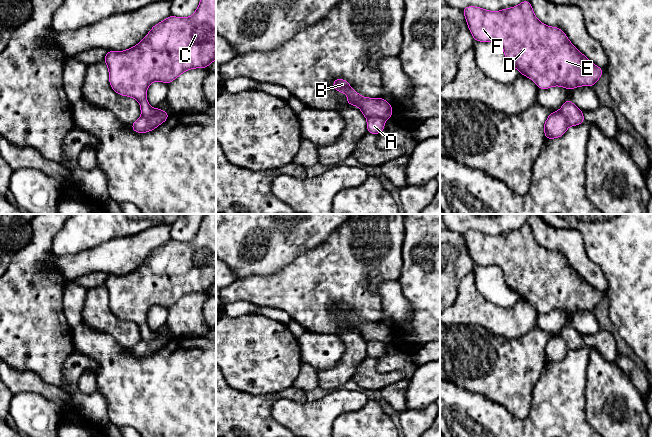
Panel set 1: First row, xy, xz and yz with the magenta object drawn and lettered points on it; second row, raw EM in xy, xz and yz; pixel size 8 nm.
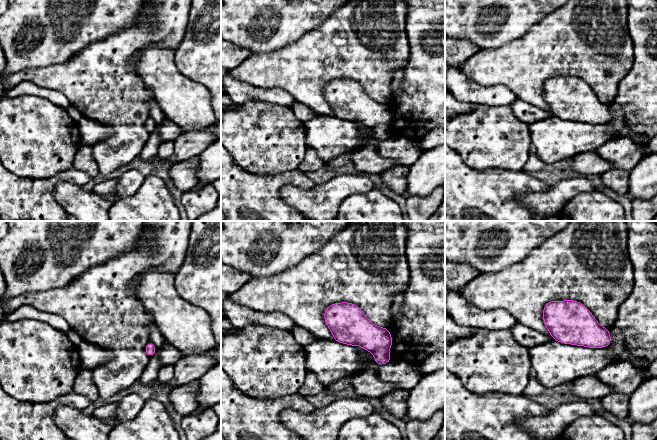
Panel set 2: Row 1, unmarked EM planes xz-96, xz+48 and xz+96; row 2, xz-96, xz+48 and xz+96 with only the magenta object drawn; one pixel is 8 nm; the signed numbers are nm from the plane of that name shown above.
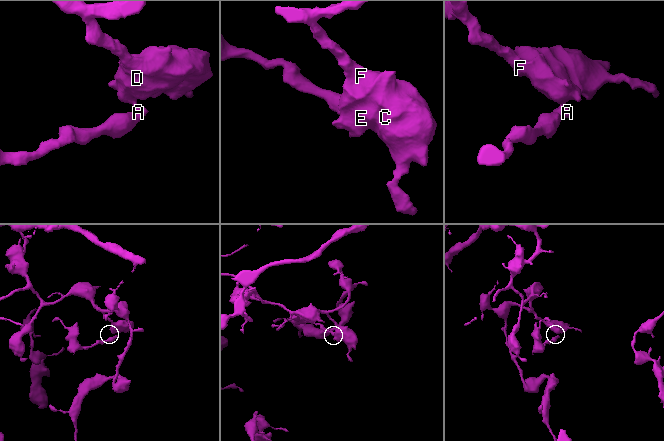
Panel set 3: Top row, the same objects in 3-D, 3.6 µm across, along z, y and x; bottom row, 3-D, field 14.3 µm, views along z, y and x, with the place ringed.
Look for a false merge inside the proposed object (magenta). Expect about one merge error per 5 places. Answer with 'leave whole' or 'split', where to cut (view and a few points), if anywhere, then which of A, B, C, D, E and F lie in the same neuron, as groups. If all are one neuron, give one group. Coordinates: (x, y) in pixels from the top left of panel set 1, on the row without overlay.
split; cut in xz along (367, 341), (380, 340), (385, 343); A C D E F / B

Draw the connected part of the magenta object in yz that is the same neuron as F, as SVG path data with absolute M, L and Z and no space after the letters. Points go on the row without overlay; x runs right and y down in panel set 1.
M525 223L512 232L492 236L480 231L467 230L462 234L475 265L496 265L501 268L507 286L520 298L533 304L538 313L562 310L572 314L578 310L590 311L602 300L604 293L584 280L558 251L541 247L535 240L531 227Z

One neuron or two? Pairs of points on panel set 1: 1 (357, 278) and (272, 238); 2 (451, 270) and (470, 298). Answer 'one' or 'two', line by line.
1: two
2: two

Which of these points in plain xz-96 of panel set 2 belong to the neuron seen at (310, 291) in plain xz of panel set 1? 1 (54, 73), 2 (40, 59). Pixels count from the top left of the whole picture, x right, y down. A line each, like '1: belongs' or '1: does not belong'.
1: belongs
2: does not belong

